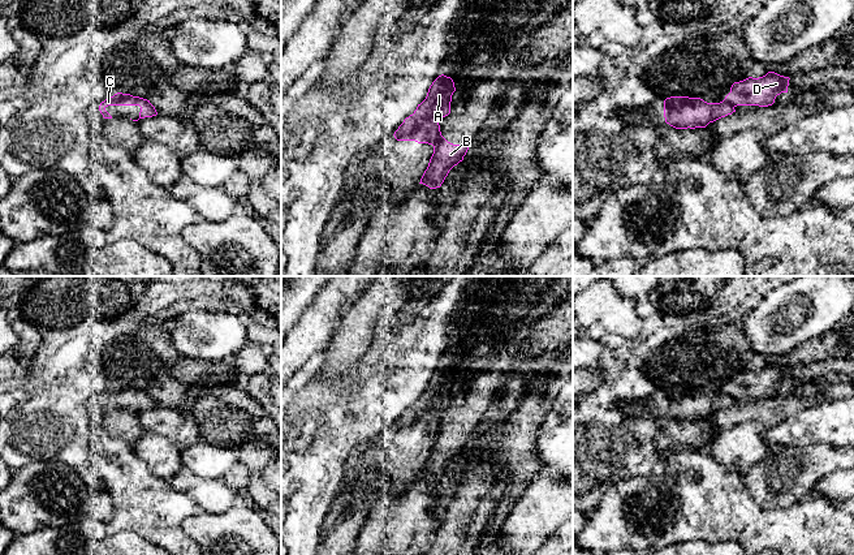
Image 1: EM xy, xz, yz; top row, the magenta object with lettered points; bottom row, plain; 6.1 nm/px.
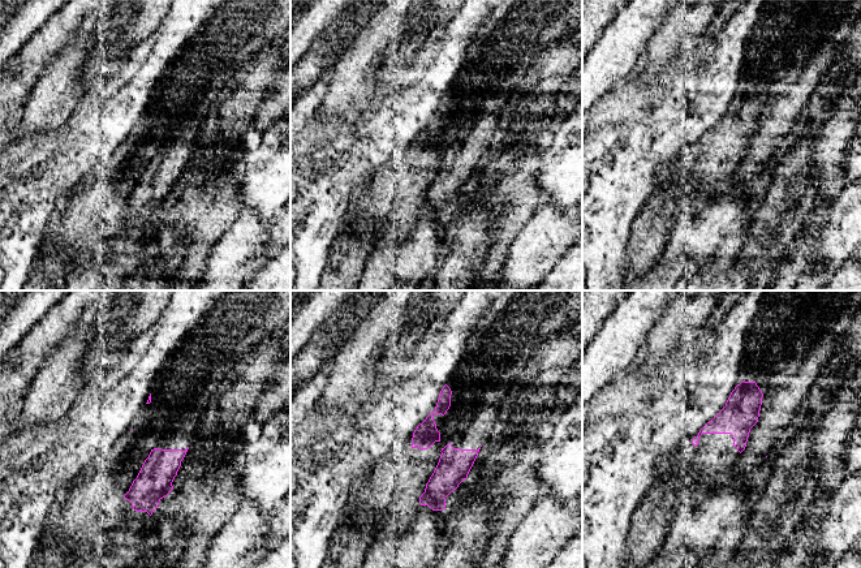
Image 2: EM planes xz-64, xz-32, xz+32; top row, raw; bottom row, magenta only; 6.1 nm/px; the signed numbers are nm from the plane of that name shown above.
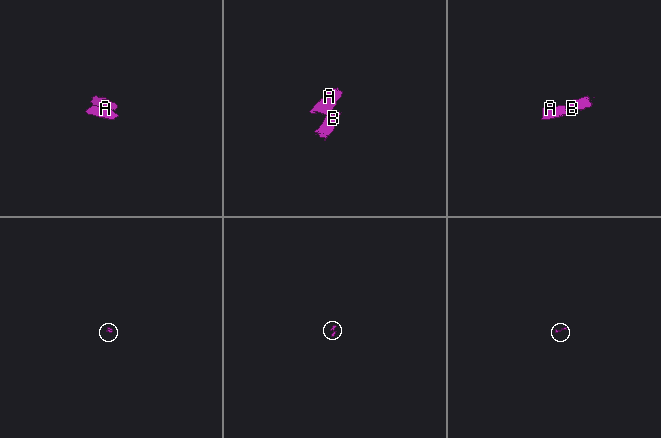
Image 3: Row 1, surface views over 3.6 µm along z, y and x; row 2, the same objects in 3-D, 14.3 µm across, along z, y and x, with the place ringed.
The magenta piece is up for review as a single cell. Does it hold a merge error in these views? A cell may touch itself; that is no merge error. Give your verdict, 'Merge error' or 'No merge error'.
Merge error

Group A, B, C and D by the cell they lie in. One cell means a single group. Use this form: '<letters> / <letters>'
A C / B D

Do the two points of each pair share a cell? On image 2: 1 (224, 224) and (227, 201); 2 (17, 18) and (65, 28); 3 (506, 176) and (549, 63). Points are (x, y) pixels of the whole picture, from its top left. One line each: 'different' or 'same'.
1: same
2: different
3: same

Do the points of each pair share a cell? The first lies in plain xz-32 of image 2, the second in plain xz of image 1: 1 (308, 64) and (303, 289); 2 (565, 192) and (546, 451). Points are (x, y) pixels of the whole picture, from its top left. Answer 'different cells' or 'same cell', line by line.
1: different cells
2: same cell

